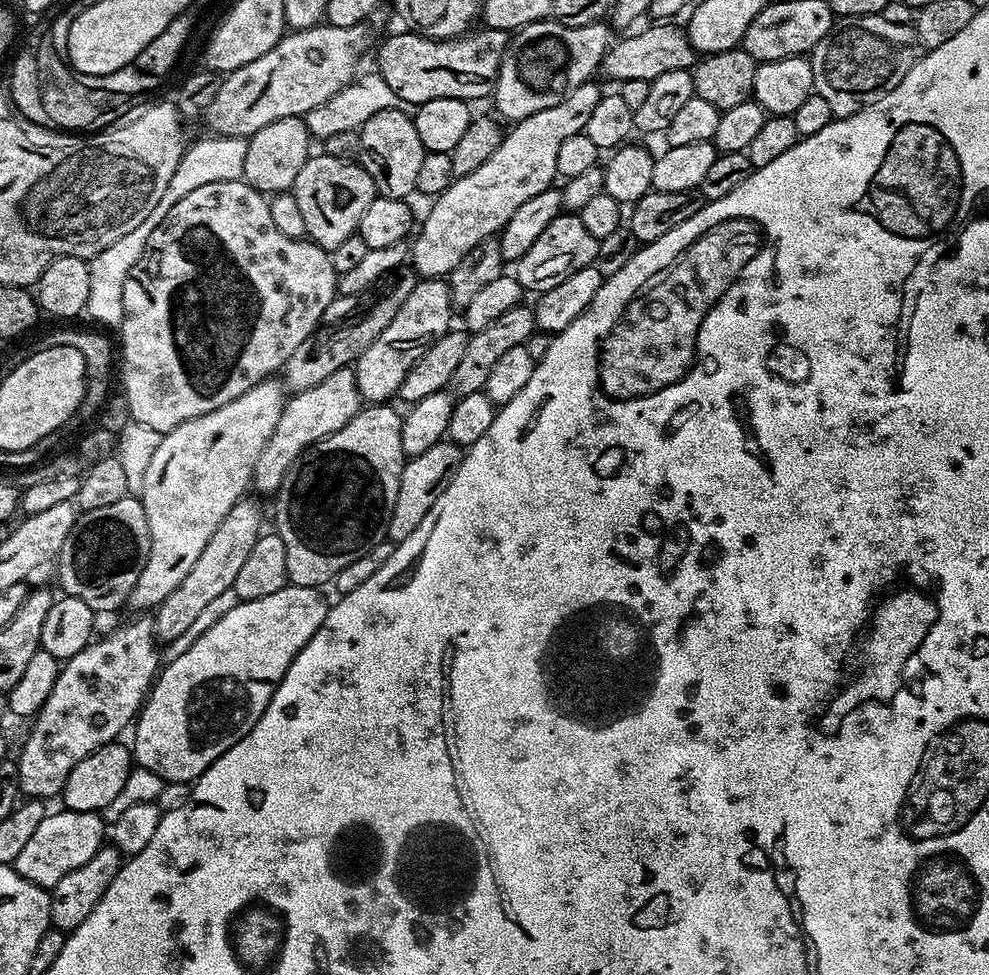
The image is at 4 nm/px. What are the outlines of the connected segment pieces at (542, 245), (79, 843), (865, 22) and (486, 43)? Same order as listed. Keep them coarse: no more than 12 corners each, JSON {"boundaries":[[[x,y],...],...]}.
{"boundaries":[[[558,215],[515,261],[525,293],[593,267],[600,242]],[[49,811],[14,863],[49,890],[106,844],[101,813]],[[840,18],[810,53],[833,117],[890,94],[918,59],[912,24]],[[403,30],[375,71],[409,106],[491,97],[509,33]]]}

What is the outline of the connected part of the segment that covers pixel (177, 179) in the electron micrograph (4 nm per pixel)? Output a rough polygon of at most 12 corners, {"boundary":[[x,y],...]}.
{"boundary":[[208,134],[150,218],[88,261],[86,316],[119,329],[122,286],[154,226],[190,190],[241,179],[247,139]]}

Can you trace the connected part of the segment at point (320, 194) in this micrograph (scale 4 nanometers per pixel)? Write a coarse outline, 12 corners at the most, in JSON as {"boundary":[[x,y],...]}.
{"boundary":[[309,155],[290,191],[307,239],[359,233],[378,195],[359,162]]}

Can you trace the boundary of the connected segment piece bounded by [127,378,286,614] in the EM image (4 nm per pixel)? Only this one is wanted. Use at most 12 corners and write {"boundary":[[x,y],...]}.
{"boundary":[[269,378],[163,433],[138,498],[155,610],[252,484],[282,418]]}

